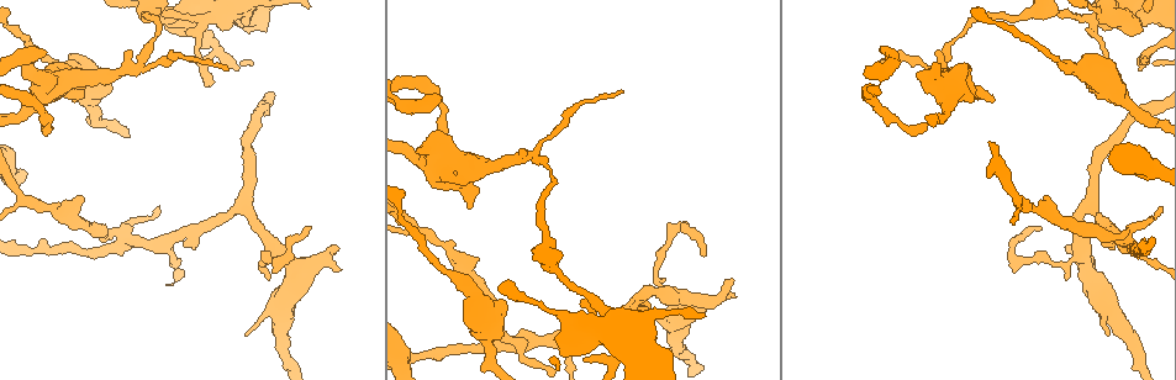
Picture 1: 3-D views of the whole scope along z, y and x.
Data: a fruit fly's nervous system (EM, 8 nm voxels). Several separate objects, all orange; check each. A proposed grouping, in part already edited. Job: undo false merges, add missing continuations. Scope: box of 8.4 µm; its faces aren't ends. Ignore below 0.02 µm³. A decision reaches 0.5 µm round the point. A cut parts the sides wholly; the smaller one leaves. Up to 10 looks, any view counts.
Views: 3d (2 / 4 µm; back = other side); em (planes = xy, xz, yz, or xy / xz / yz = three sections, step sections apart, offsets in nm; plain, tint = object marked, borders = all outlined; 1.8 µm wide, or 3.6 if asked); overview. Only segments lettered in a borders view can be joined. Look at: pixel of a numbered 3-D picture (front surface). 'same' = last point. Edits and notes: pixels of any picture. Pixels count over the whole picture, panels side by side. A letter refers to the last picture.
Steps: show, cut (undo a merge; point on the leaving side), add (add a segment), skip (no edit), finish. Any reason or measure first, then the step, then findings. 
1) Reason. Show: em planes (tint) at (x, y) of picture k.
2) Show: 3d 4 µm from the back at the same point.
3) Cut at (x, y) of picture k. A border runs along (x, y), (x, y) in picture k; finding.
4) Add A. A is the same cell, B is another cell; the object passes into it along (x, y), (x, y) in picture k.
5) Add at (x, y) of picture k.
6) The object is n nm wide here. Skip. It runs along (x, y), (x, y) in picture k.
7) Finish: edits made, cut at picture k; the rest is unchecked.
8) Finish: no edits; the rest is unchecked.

Thin end. Show: 3d 4 µm at (886, 53) of picture 1.

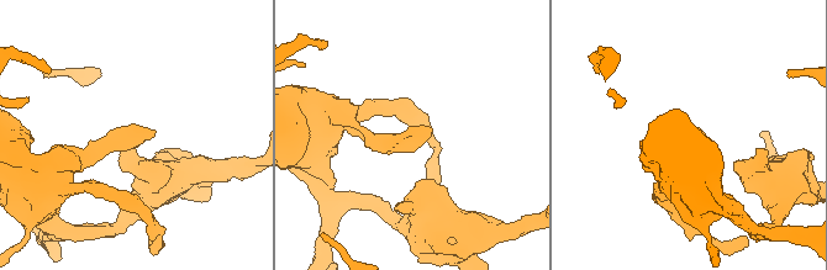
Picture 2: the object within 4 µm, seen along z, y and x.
Shape alone is not enough. Show: em yz step 4 (tint) at (431, 132) of picture 2.

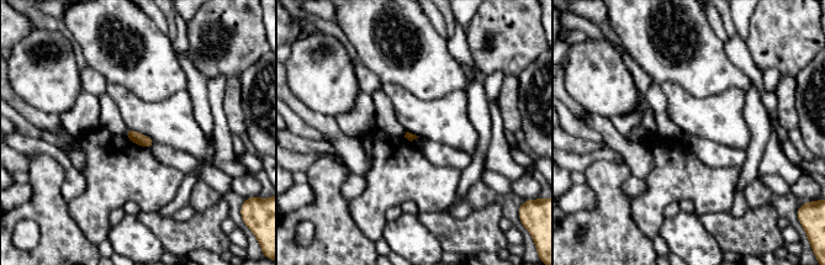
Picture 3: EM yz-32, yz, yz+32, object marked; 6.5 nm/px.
What lies round it. Show: em yz step 4 (borders) at the same point.

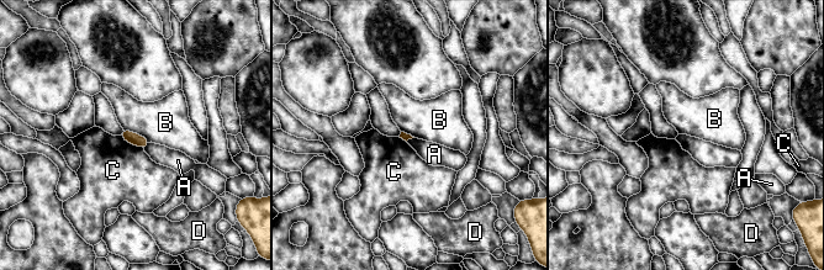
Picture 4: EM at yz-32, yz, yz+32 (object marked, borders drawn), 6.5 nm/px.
Skip. A, B, C and D are other cells; a border runs along (151, 142), (143, 148) in picture 4; no lettered segment goes on from it.

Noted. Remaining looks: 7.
End of a long branch. Show: 3d 4 µm at (924, 125) of picture 1.

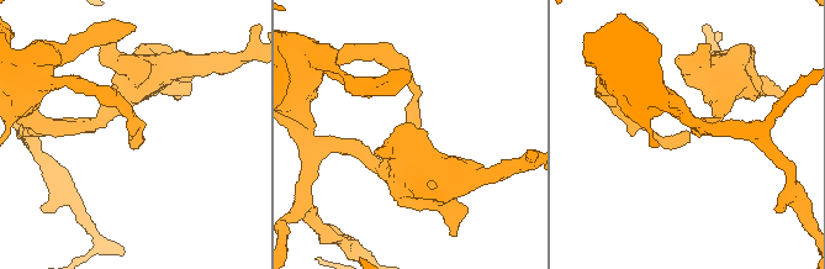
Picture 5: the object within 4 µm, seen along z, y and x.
Show: em xz step 4 (borders) at (128, 138) of picture 5.

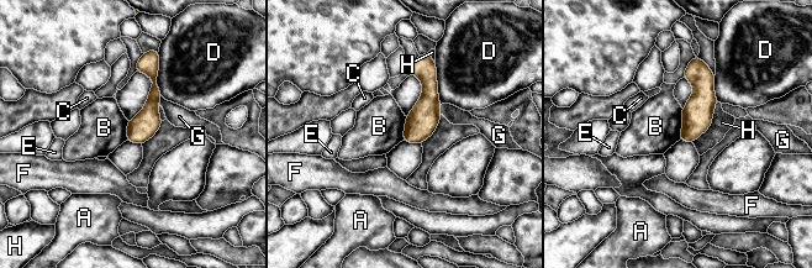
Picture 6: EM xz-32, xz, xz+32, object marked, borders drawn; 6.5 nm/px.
Cut it another way. Show: em planes (borders) at the same point.

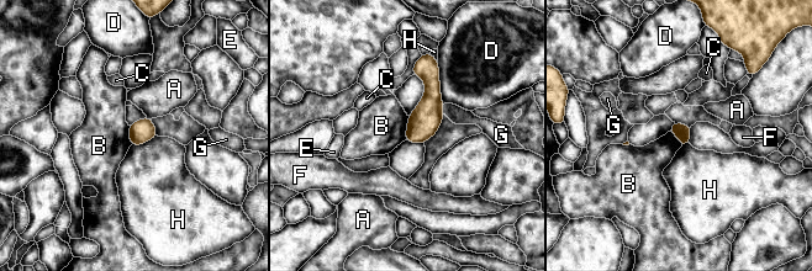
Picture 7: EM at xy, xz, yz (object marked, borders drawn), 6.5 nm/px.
The object is 100 nm wide here. Skip. A, B, C, D, E, F, G and H are other cells; none of them fits.

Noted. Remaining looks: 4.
End of a long branch. Show: 3d 2 µm at (1042, 230) of picture 1.

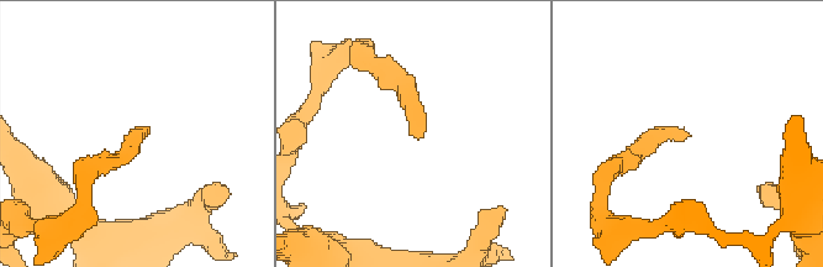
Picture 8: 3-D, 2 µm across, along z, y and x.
Show: em xy step 16 (borders) at (146, 134) of picture 8.

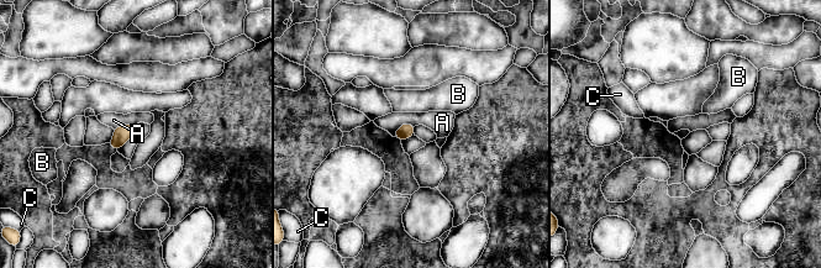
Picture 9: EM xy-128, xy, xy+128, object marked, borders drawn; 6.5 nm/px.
Cut it another way. Show: em planes (borders) at the same point.

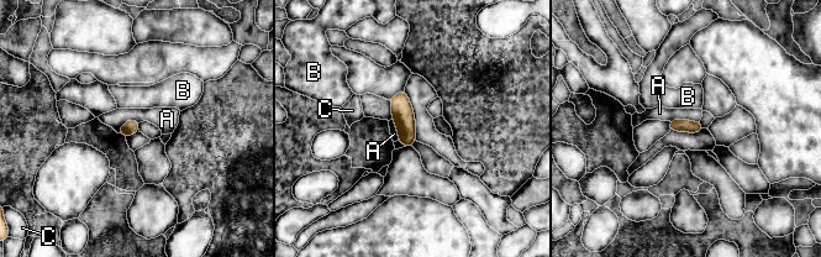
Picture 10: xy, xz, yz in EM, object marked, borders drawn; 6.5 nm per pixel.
Skip. A, B and C are other cells; a border runs along (699, 120), (669, 121) in picture 10; none of them fits.

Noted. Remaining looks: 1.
Three-way junction. Show: em 3.6 µm planes (borders) at (127, 243) of picture 1.

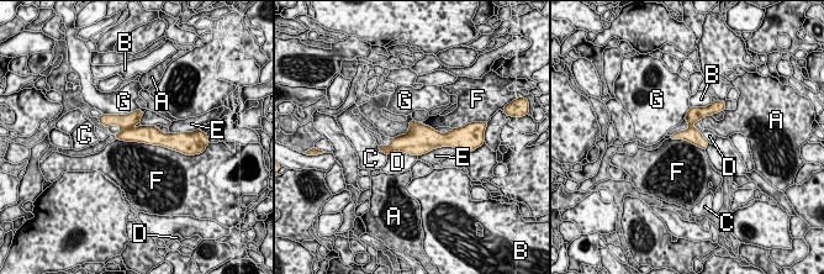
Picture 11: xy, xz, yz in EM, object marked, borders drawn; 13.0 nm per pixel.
The object is 200 nm wide here. Cut at (125, 121) of picture 11. A, B, C, D, E, F and G are other cells; a border runs along (128, 127), (121, 130) in picture 11; a second neuron is stuck on.

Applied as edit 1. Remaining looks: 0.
Finish: edits made, cut at picture 11; the rest is unchecked.

